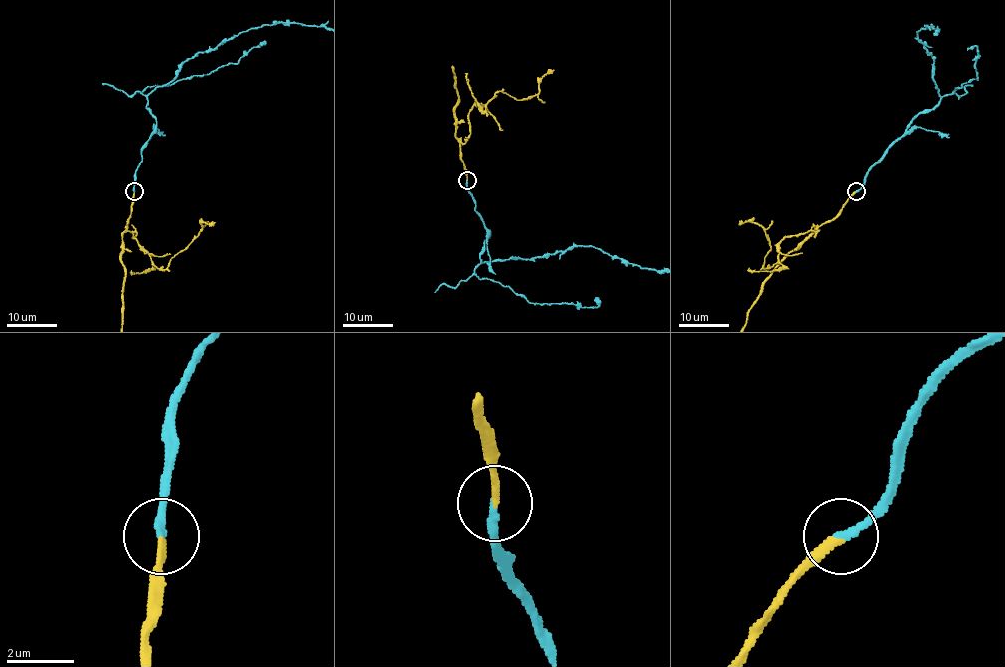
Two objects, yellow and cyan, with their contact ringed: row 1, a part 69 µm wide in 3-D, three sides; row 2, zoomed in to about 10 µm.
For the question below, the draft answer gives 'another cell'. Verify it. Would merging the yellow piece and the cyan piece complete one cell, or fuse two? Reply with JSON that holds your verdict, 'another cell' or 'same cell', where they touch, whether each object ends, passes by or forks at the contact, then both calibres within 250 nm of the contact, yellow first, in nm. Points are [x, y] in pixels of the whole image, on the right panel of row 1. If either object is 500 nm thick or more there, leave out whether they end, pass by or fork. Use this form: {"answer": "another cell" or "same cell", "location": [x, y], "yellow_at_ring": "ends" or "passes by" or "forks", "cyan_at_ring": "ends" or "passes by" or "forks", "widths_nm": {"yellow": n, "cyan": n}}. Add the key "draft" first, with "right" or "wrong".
{"draft": "wrong", "answer": "same cell", "location": [856, 191], "yellow_at_ring": "ends", "cyan_at_ring": "ends", "widths_nm": {"yellow": 240, "cyan": 240}}

